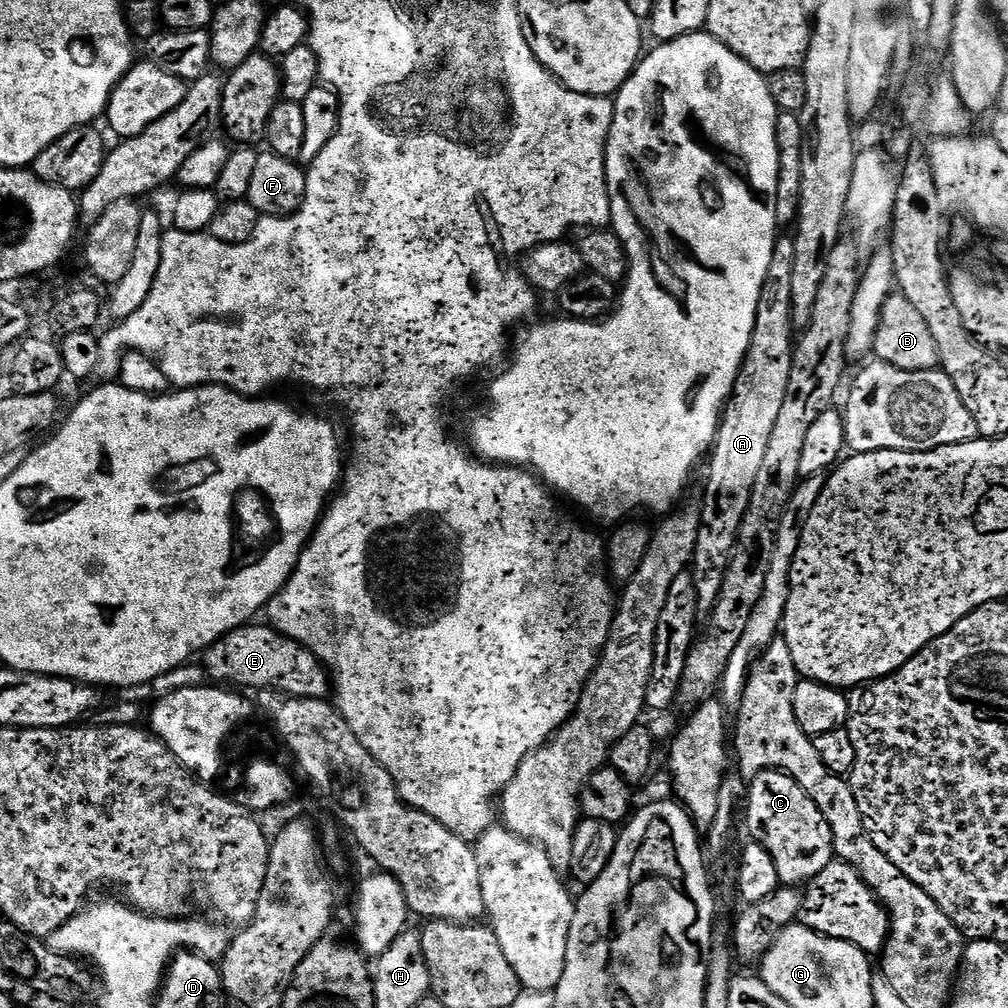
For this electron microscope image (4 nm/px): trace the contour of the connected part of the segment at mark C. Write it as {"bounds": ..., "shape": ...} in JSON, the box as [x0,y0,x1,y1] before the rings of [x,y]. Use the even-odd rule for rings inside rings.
{"bounds":[748,770,834,882],"shape":[[[765,770],[751,777],[749,784],[752,785],[748,788],[748,824],[764,831],[754,836],[755,843],[763,844],[773,856],[781,878],[787,877],[793,868],[801,882],[811,880],[834,859],[830,826],[822,810],[814,806],[806,790],[787,772]]]}

